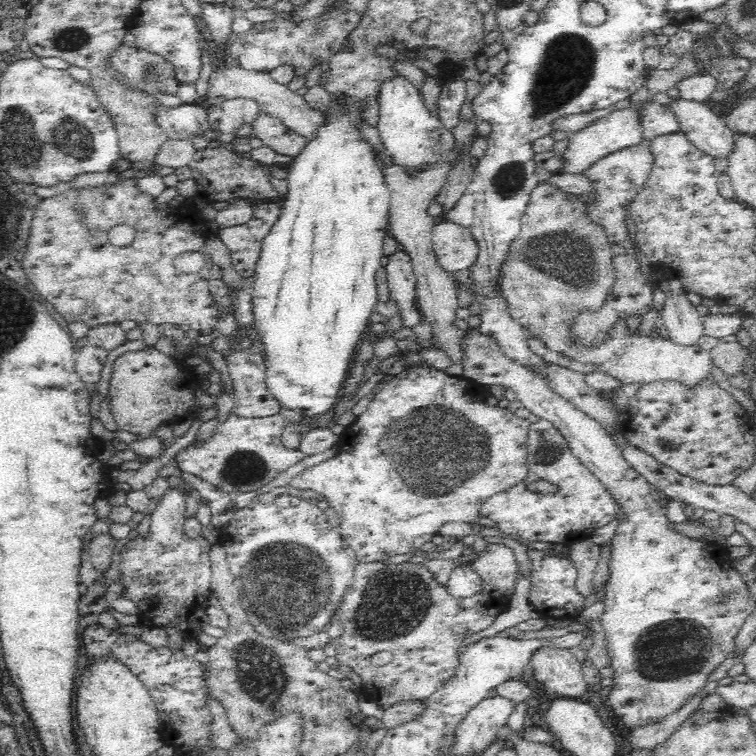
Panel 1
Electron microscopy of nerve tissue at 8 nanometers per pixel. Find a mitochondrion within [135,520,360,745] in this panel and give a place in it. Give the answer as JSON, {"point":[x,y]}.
{"point":[285,583]}

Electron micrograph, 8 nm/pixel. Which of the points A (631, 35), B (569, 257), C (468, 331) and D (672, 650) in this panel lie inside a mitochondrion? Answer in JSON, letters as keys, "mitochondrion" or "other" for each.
{"A":"other","B":"mitochondrion","C":"other","D":"mitochondrion"}

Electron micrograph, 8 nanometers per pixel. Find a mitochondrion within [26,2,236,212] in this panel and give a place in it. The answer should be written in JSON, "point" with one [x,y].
{"point":[69,39]}

